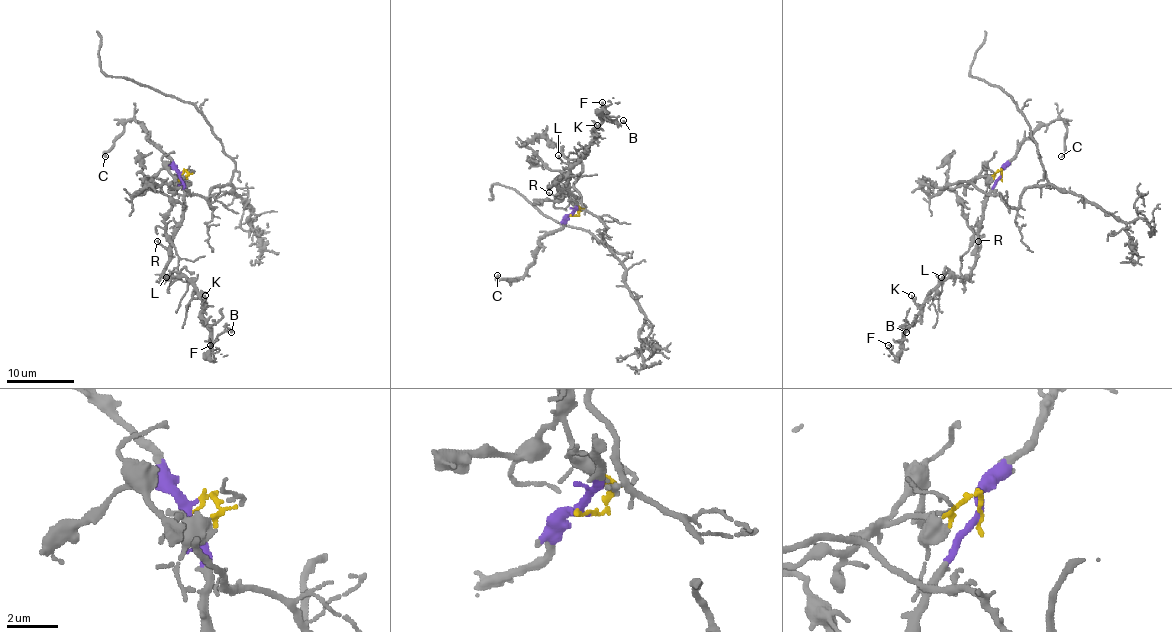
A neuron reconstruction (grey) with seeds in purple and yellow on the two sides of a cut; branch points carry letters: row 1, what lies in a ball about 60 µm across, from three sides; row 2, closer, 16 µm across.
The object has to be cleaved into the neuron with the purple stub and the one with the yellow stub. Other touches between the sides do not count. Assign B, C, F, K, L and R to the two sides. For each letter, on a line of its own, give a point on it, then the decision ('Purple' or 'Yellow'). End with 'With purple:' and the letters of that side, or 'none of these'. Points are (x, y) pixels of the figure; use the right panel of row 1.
B: Place: (906, 332). Purple
C: Place: (1061, 156). Purple
F: Place: (888, 345). Purple
K: Place: (911, 295). Purple
L: Place: (941, 277). Purple
R: Place: (978, 241). Purple
With purple: B, C, F, K, L, R

